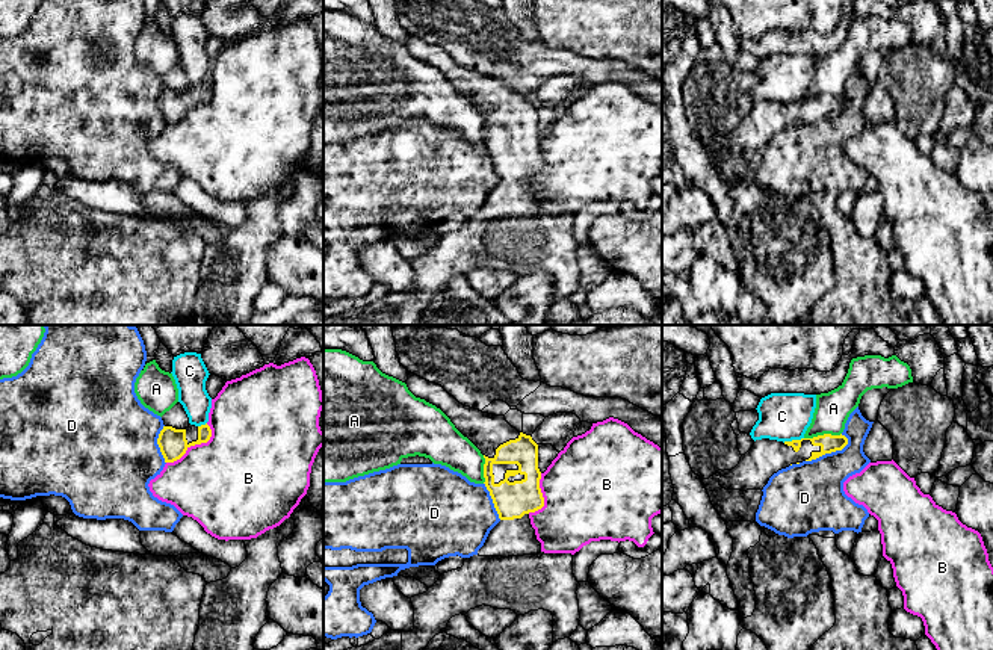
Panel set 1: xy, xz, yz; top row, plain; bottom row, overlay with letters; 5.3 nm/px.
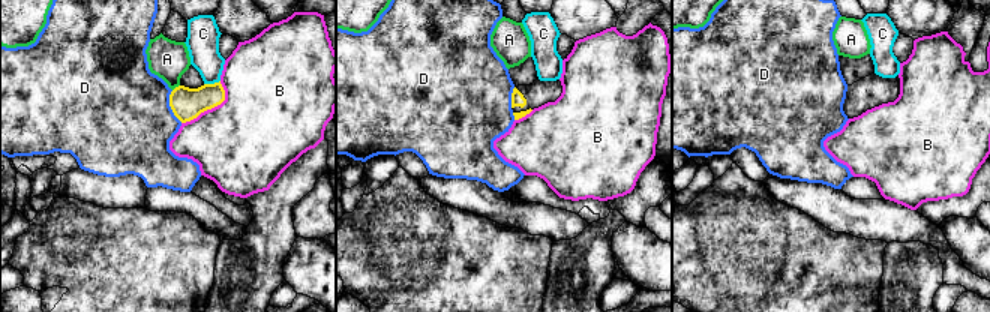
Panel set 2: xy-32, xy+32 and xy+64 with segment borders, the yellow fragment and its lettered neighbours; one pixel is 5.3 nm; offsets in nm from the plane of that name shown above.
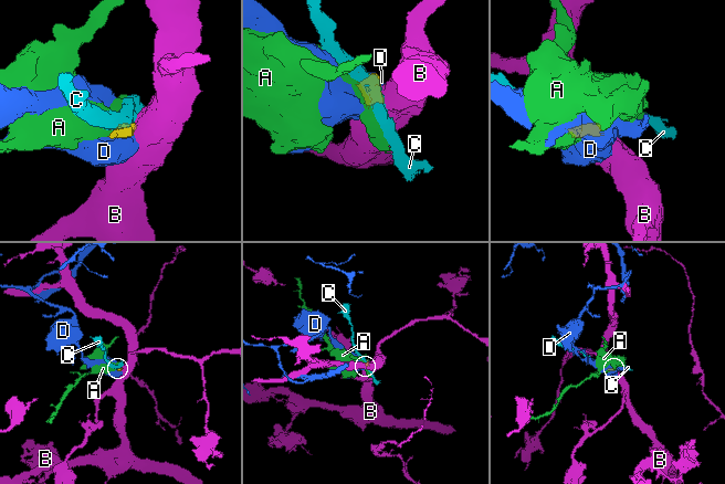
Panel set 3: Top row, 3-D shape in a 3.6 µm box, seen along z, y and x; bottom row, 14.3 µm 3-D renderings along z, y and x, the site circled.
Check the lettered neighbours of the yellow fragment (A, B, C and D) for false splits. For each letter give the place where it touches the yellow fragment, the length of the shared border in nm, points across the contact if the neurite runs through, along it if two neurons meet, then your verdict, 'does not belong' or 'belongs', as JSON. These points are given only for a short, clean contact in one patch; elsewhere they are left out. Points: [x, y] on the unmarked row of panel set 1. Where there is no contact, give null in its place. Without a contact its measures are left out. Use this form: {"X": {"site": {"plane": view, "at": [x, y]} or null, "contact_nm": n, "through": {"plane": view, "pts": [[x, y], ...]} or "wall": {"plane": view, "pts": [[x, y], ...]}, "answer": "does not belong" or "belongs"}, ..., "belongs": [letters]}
{"A": {"site": {"plane": "yz", "at": [824, 95]}, "contact_nm": 200, "wall": {"plane": "yz", "pts": [[841, 94], [804, 100]]}, "answer": "does not belong"}, "B": {"site": {"plane": "xy", "at": [194, 106]}, "contact_nm": 300, "wall": {"plane": "xy", "pts": [[210, 88], [206, 103], [167, 124]]}, "answer": "does not belong"}, "C": {"site": {"plane": "yz", "at": [792, 102]}, "contact_nm": 110, "answer": "does not belong"}, "D": {"site": {"plane": "yz", "at": [829, 114]}, "contact_nm": 260, "wall": {"plane": "yz", "pts": [[848, 100], [841, 111], [806, 123]]}, "answer": "does not belong"}, "belongs": []}

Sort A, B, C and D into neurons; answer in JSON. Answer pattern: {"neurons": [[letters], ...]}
{"neurons": [["A"], ["B"], ["C"], ["D"]]}

